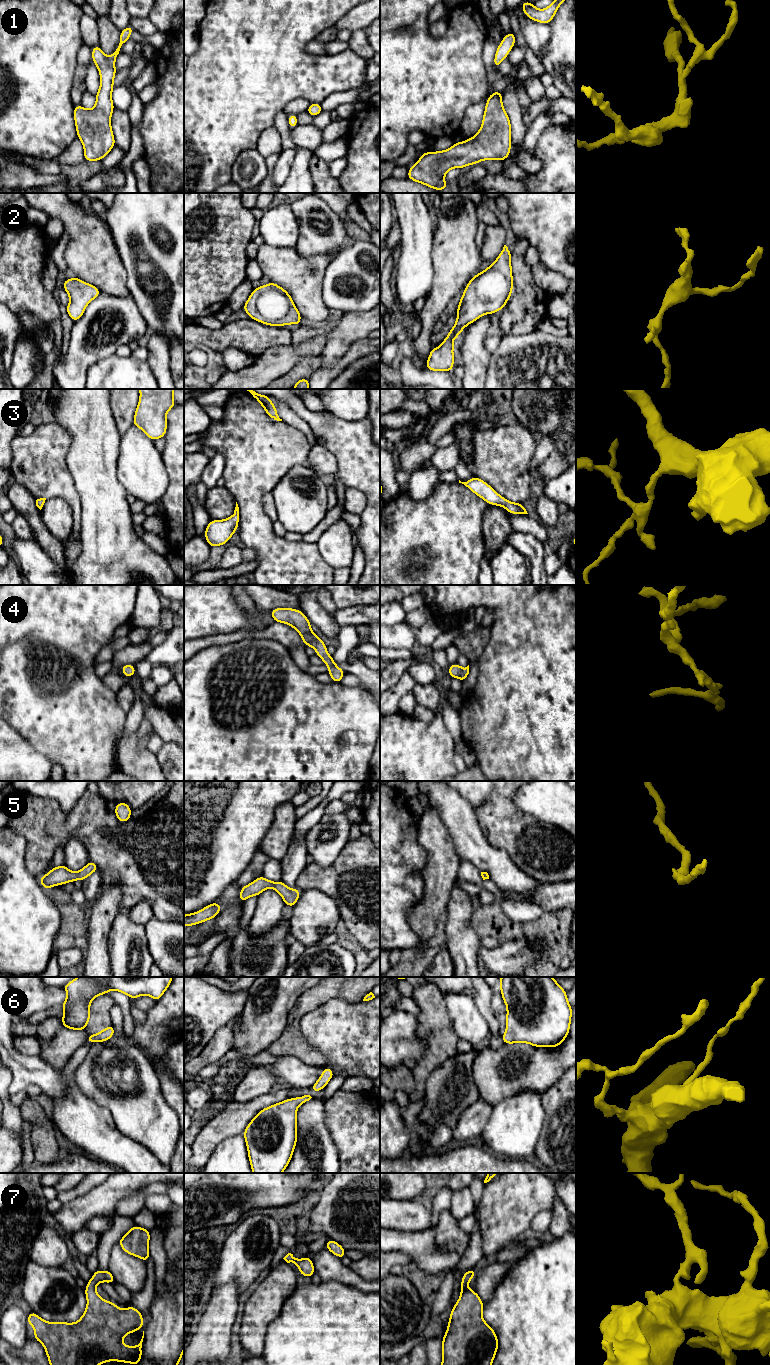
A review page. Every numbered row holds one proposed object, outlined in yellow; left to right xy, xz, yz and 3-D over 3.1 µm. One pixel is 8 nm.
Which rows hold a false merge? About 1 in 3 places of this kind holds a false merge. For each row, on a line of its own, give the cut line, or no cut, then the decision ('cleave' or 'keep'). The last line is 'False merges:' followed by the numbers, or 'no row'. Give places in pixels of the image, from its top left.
1: no cut; keep
2: no cut; keep
3: no cut; keep
4: no cut; keep
5: no cut; keep
6: no cut; keep
7: no cut; keep
False merges: no row

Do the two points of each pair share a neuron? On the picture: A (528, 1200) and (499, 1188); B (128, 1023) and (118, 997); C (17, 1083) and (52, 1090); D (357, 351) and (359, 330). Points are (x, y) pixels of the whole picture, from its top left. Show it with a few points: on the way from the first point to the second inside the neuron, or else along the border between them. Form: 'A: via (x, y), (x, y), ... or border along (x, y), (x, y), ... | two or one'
A: via (521, 1195), (506, 1195) | one
B: via (127, 1017), (124, 1003) | one
C: via (26, 1079), (41, 1079), (43, 1081) | one
D: border along (368, 336), (356, 340), (341, 356) | two

